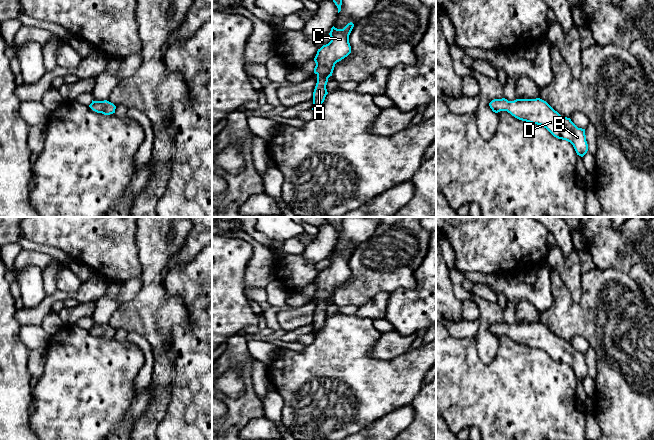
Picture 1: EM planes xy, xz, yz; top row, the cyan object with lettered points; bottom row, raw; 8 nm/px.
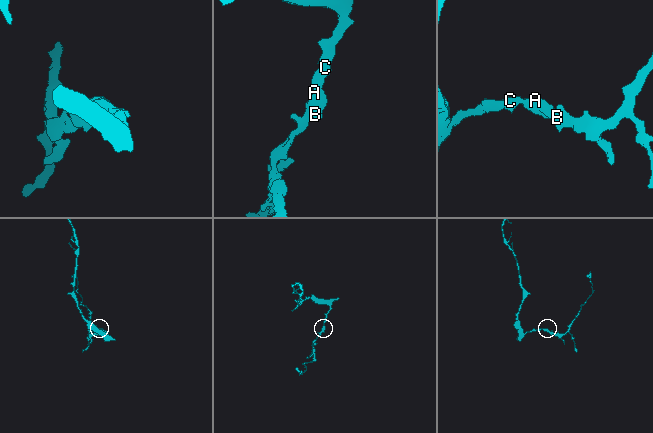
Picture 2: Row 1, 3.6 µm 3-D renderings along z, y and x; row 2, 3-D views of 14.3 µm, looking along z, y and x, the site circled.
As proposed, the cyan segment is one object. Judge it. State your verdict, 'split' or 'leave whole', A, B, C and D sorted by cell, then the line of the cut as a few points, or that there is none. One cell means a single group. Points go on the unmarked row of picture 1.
leave whole; A B C D; no cut

